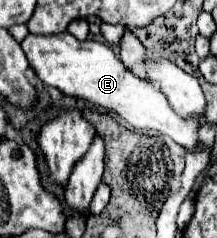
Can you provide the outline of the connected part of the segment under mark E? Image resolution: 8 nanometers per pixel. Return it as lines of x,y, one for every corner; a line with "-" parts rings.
70,33
60,35
28,35
22,41
22,49
28,57
28,63
36,77
46,87
56,87
62,93
104,107
116,115
120,115
132,127
156,129
176,143
184,145
188,151
196,149
198,127
196,119
178,117
164,93
158,91
150,81
136,77
132,71
124,67
124,63
116,57
114,49
100,41
78,41

